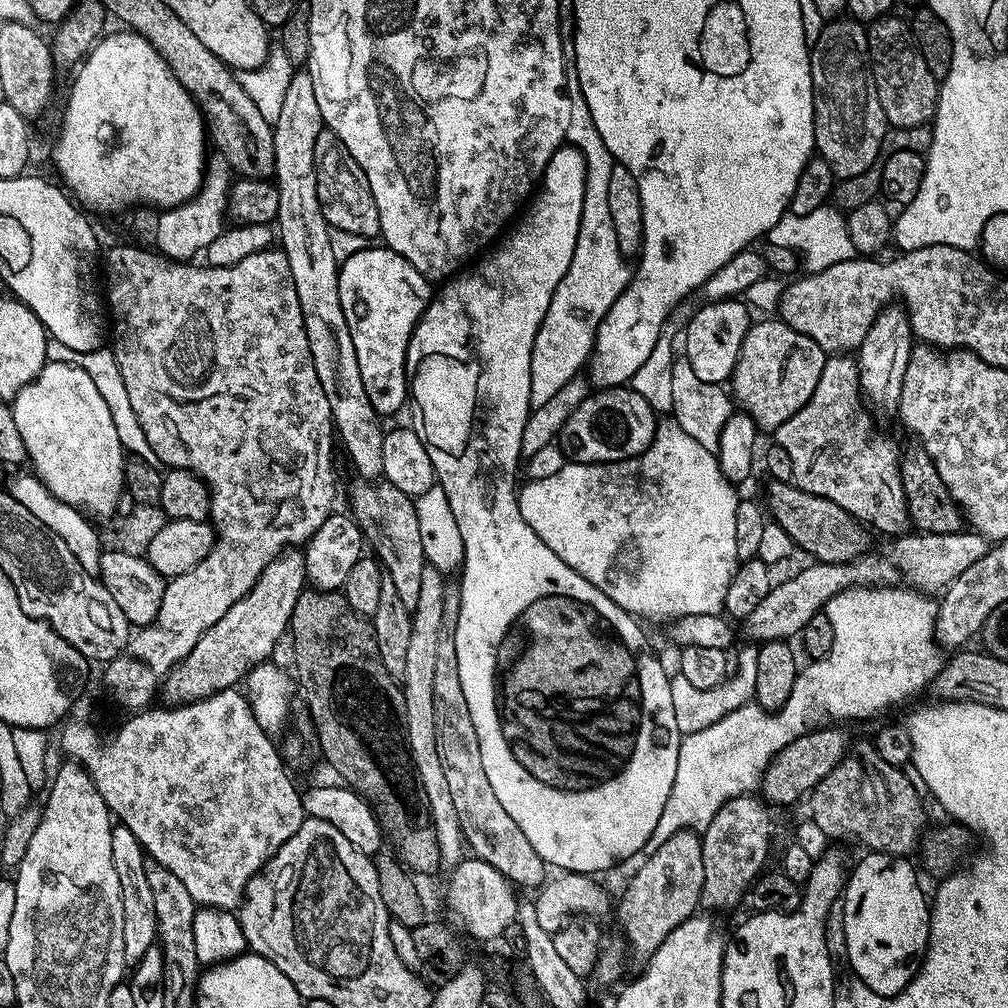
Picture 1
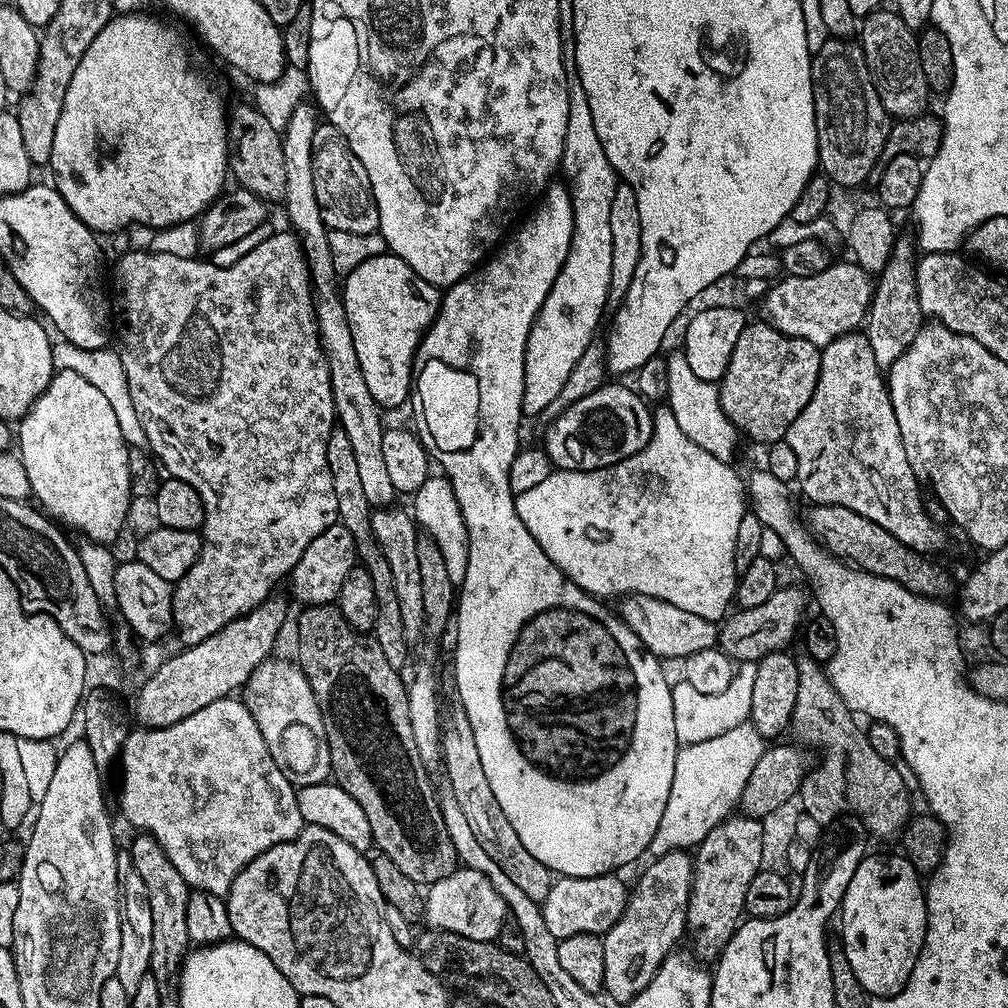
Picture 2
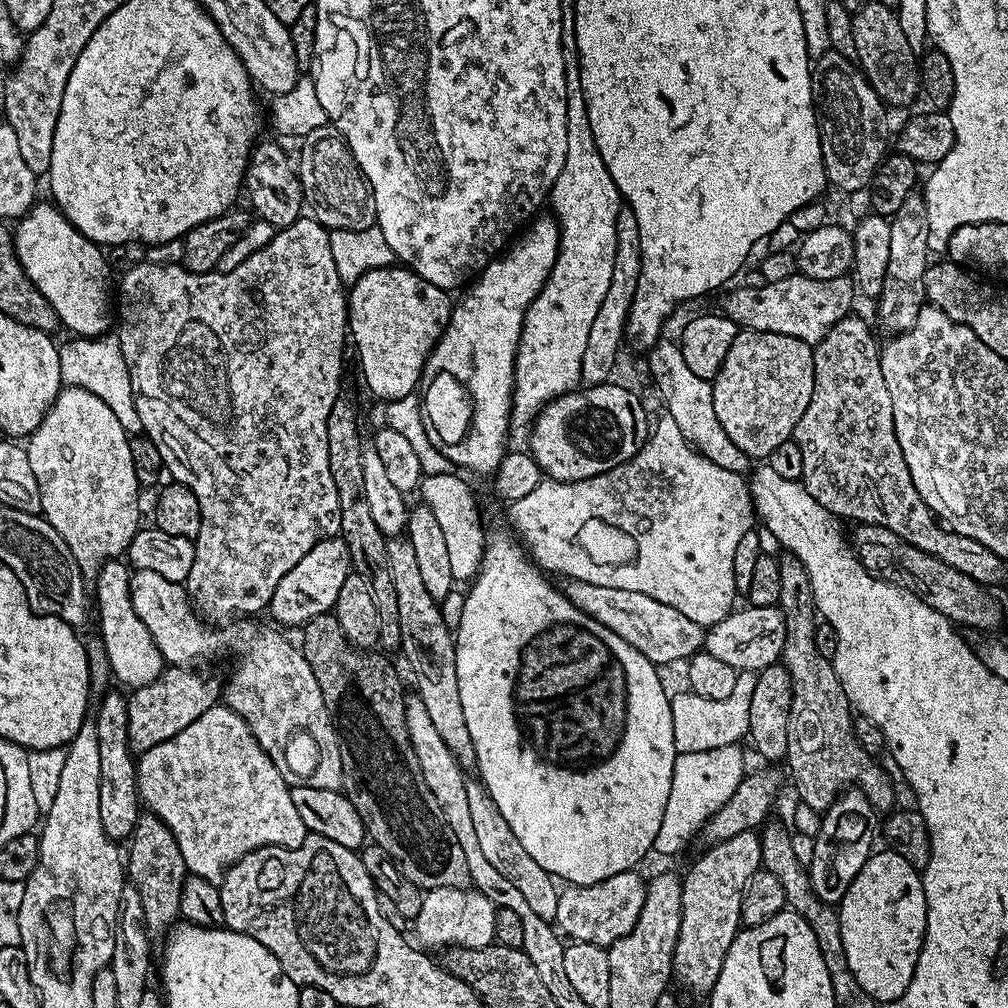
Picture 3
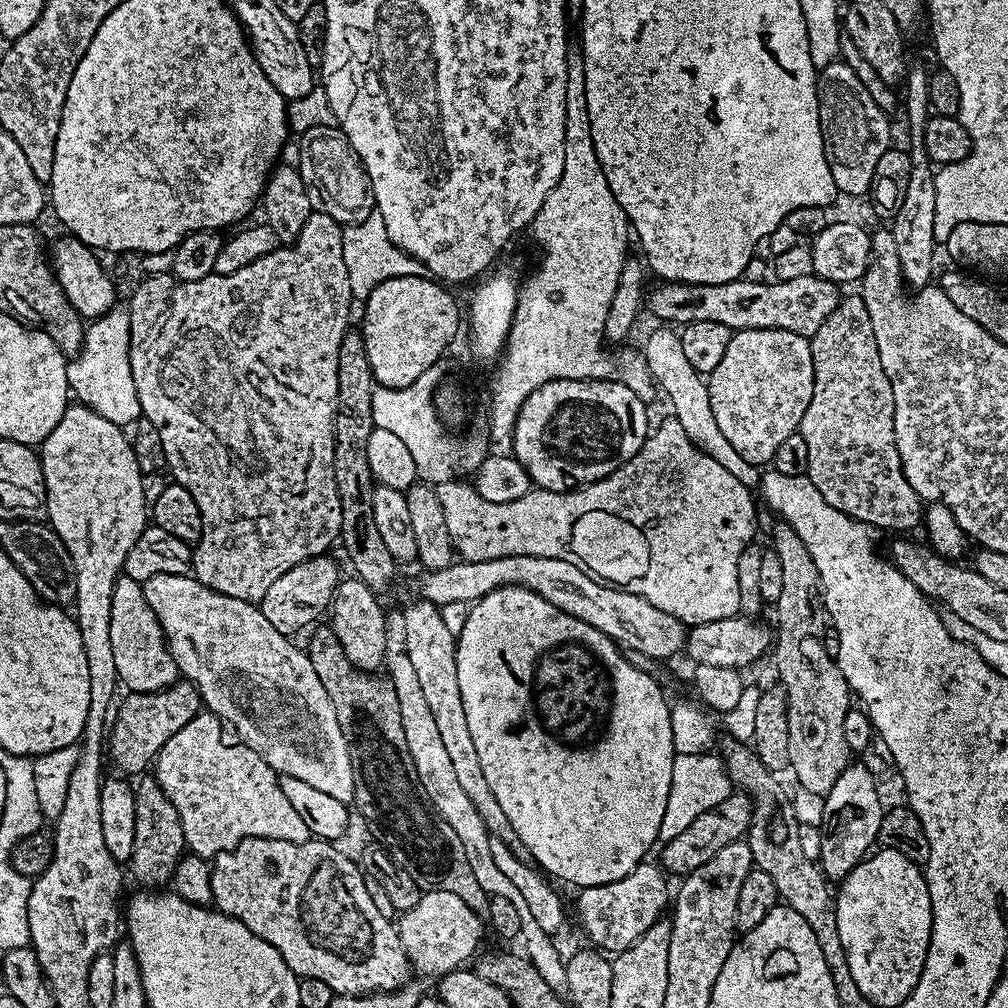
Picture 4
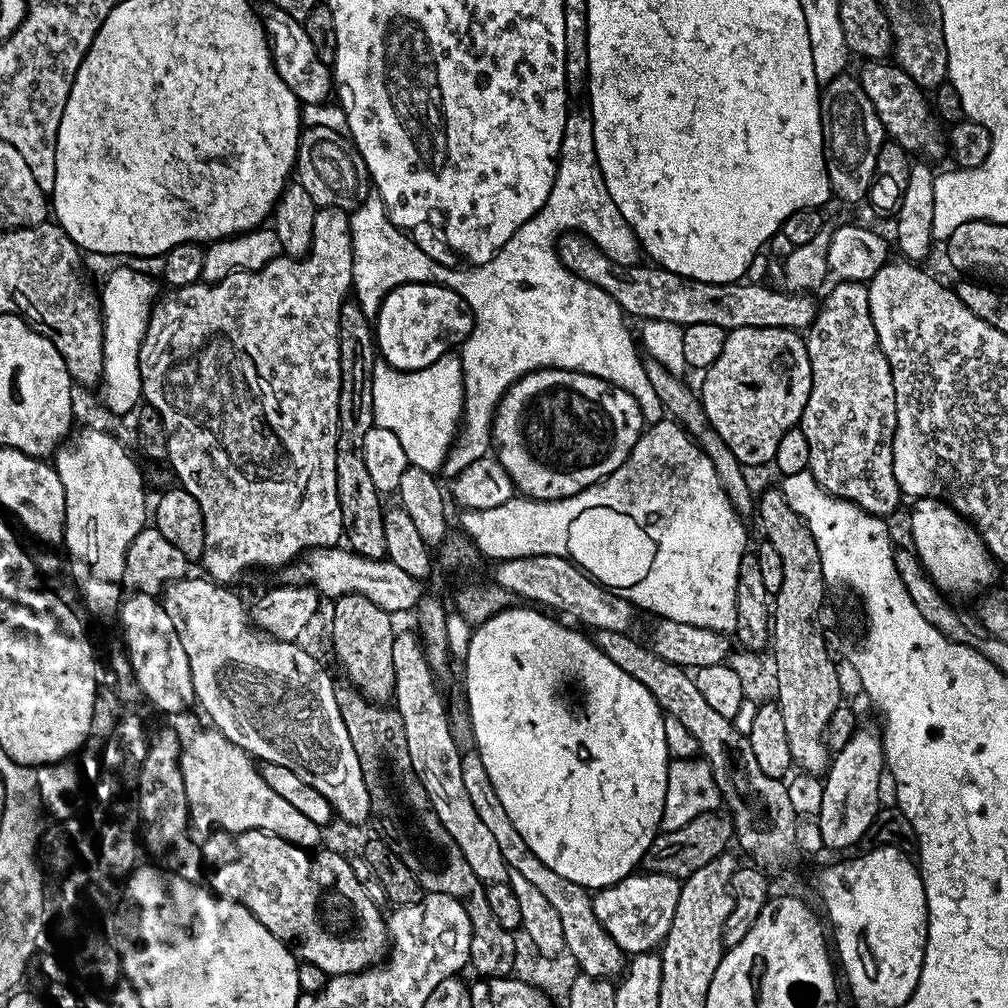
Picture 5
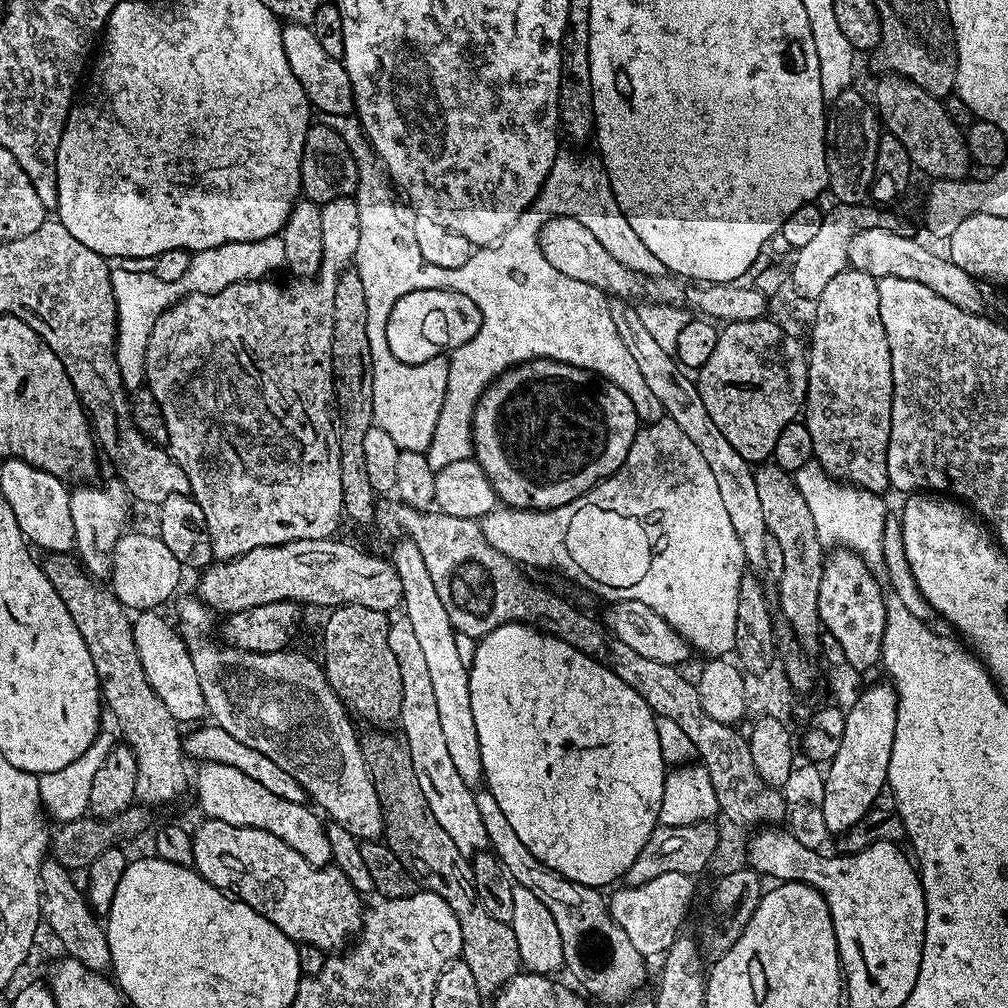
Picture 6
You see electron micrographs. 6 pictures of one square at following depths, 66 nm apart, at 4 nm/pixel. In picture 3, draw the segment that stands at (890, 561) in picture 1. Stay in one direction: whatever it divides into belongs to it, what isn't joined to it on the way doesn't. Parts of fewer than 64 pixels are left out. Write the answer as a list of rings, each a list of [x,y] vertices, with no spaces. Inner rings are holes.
[[[737,607],[726,618],[722,618],[722,622],[711,625],[705,631],[703,651],[714,654],[714,658],[718,658],[721,662],[726,662],[738,670],[755,674],[766,666],[777,663],[783,657],[786,622],[779,607],[743,607]]]

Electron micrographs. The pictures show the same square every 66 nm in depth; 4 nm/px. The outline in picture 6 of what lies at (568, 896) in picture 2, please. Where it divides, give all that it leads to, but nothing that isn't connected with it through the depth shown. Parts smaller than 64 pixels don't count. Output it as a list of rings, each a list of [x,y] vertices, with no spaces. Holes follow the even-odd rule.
[[[662,874],[659,878],[650,878],[645,884],[620,886],[608,900],[608,911],[614,922],[626,930],[630,942],[645,958],[663,957],[676,937],[681,935],[684,919],[692,908],[692,899],[696,896],[697,881],[686,874]]]

